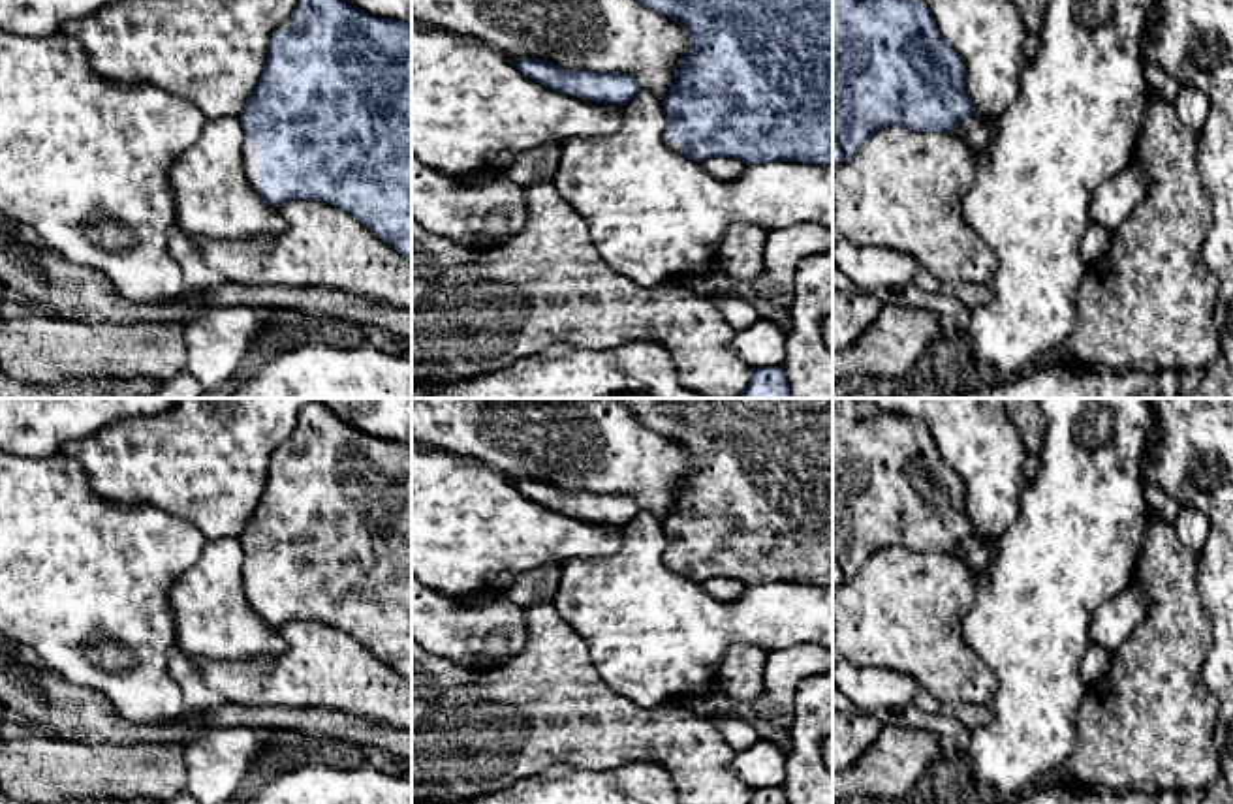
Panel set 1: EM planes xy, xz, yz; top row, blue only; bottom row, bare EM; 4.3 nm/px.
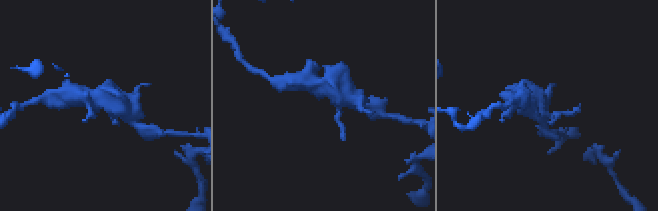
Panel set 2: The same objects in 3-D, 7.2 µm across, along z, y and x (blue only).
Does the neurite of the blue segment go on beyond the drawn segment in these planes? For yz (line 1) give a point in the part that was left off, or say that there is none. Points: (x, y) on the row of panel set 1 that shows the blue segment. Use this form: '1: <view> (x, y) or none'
1: none

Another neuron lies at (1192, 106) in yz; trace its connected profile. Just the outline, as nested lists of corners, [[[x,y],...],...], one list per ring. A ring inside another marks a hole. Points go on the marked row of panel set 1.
[[[1182,86],[1173,105],[1184,126],[1194,131],[1201,131],[1210,109],[1209,100],[1203,92]]]

